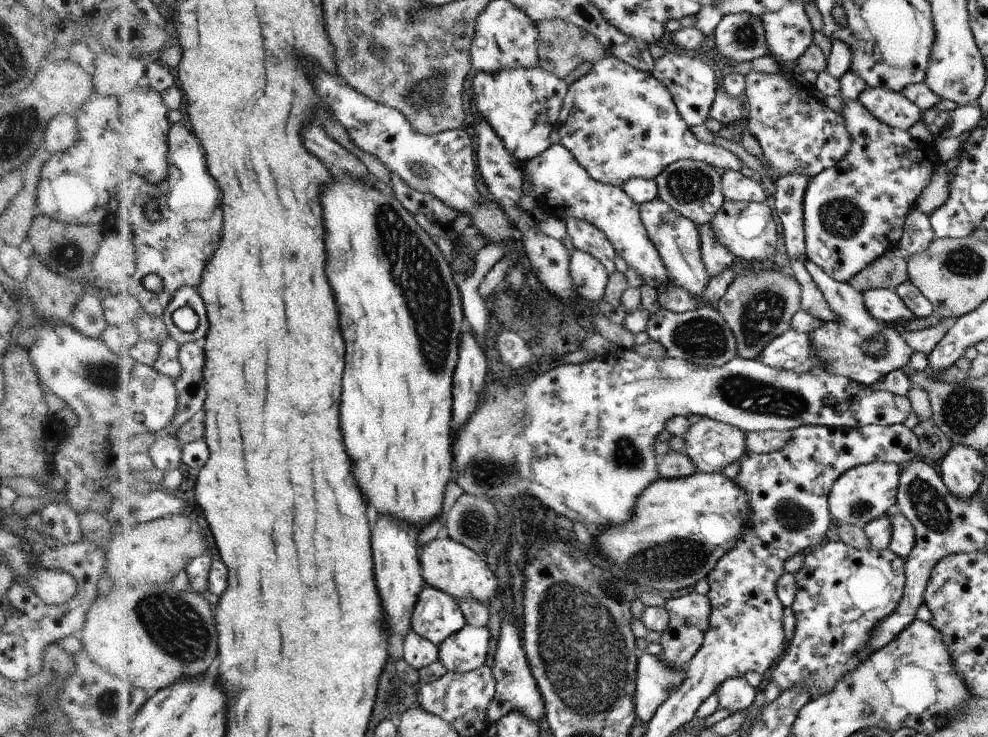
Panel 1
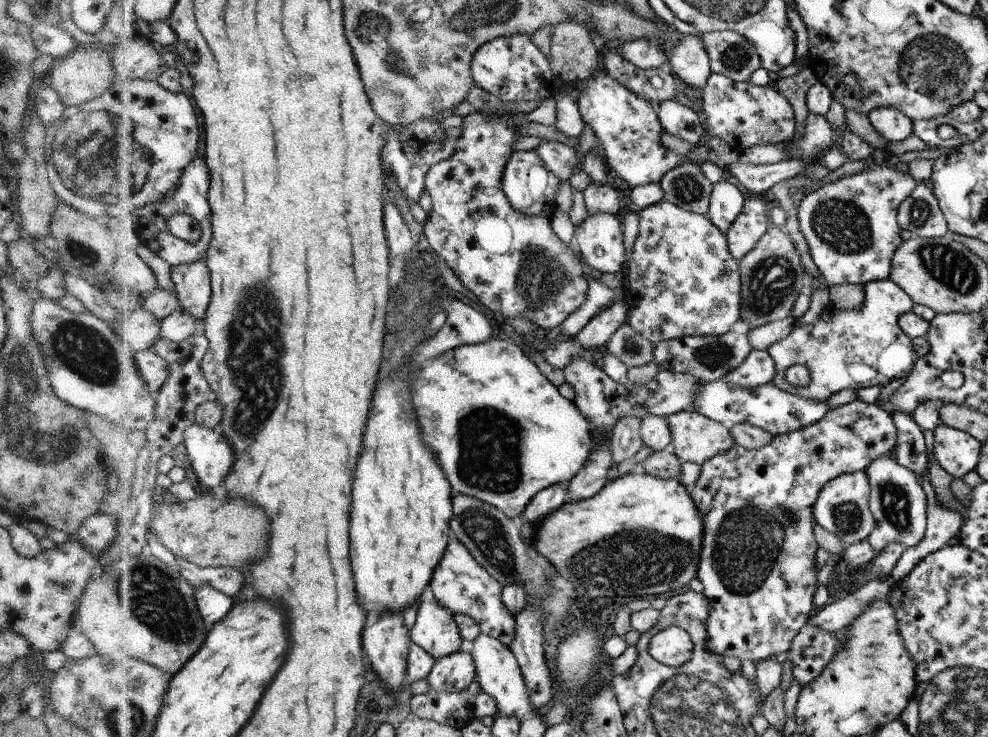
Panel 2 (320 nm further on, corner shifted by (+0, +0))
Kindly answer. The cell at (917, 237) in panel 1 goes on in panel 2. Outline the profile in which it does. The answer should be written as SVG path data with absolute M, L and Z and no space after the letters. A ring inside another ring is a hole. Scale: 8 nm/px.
M930 182L916 183L911 196L900 206L898 221L914 237L943 237L949 232Z

